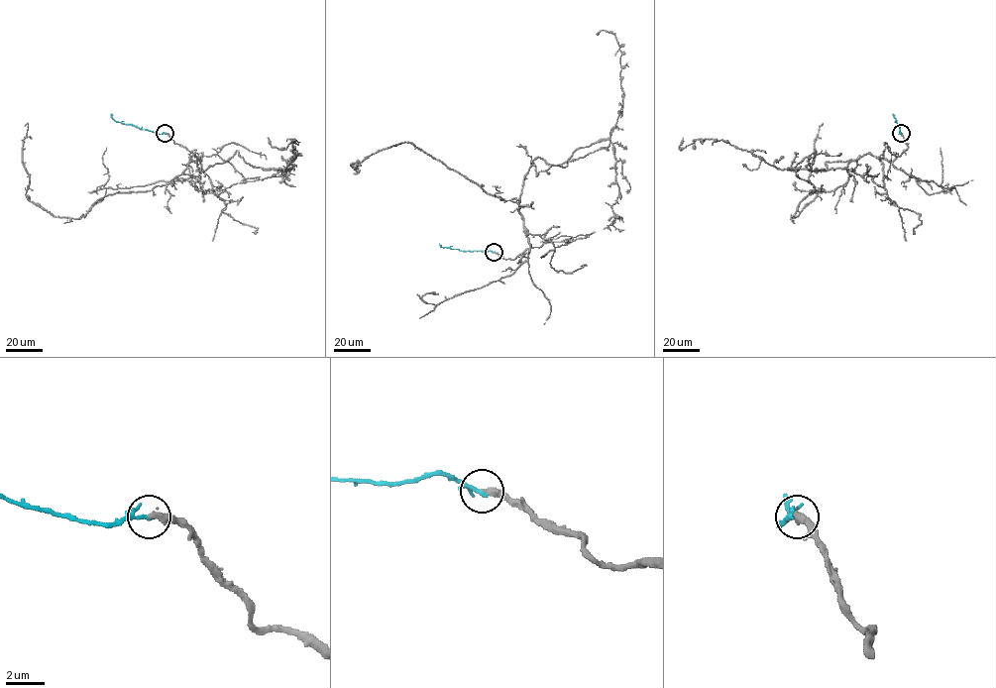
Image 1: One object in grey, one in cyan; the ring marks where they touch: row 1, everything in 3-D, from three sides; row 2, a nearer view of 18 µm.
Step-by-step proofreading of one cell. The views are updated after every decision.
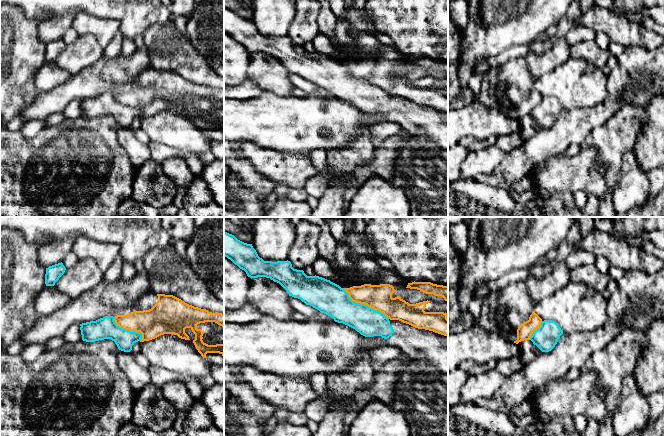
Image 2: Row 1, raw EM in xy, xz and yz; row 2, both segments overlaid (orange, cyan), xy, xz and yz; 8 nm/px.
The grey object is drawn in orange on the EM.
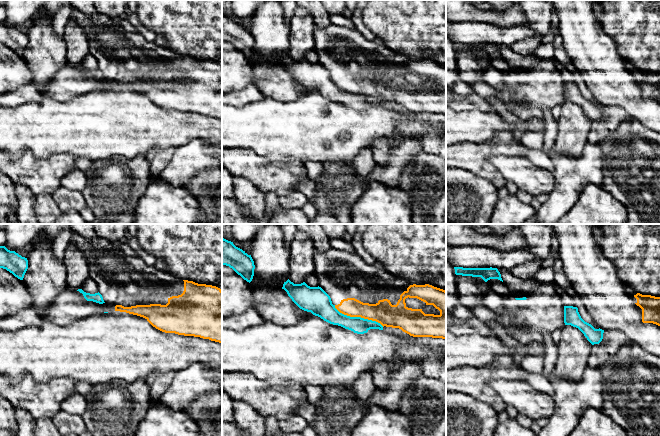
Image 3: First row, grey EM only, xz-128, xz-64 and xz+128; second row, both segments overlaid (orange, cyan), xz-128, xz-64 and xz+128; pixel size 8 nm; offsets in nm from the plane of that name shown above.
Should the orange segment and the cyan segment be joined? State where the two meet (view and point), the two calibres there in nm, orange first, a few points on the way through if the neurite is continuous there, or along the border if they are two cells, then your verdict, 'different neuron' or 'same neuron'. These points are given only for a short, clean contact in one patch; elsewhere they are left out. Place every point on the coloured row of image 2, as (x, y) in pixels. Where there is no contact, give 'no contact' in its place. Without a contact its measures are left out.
meets orange in xz at (365, 304); 200 nm thick on the orange side, 240 nm on the other; border along xz (342, 288), (353, 301), (364, 303), (377, 309), (389, 318); different neuron

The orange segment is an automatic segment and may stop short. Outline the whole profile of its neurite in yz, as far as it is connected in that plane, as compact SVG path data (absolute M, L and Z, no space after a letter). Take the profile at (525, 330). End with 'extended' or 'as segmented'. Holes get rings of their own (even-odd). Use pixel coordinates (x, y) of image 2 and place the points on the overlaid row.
M525 282L511 283L500 291L491 291L484 298L478 325L509 342L518 344L521 341L530 340L532 333L541 326L542 319L535 313L534 307L535 303L529 296Z | extended

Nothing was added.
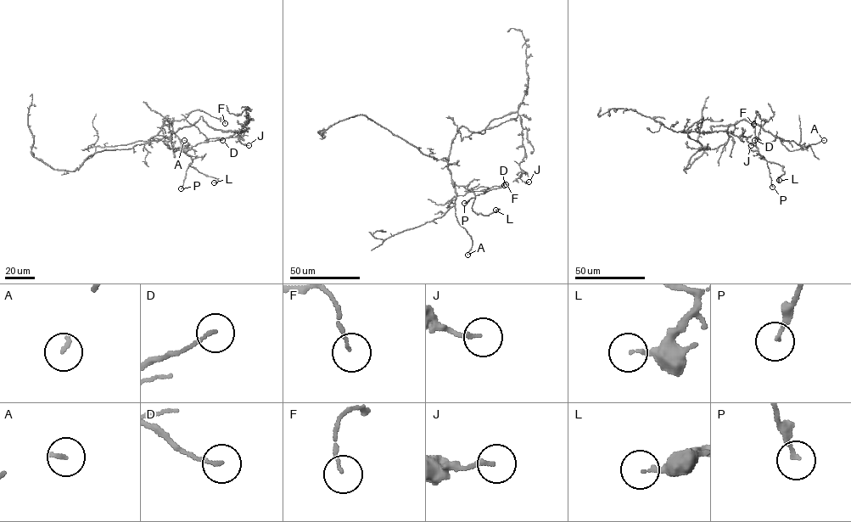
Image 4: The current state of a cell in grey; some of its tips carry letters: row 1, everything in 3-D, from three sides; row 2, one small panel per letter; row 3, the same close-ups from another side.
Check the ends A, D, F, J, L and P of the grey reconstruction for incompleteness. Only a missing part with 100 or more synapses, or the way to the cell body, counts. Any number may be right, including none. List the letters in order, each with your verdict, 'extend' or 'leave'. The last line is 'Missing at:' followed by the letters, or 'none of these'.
A: extend
D: leave
F: leave
J: leave
L: leave
P: leave
Missing at: A

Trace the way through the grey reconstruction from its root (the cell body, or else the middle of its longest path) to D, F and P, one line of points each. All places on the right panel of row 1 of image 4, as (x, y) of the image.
D: (726, 126), (743, 120), (762, 126), (764, 120), (761, 120), (759, 139), (754, 140)
F: (726, 126), (743, 120), (762, 126), (764, 121), (756, 111), (753, 124)
P: (726, 126), (746, 120), (754, 126), (756, 147), (759, 154), (767, 161), (772, 187)

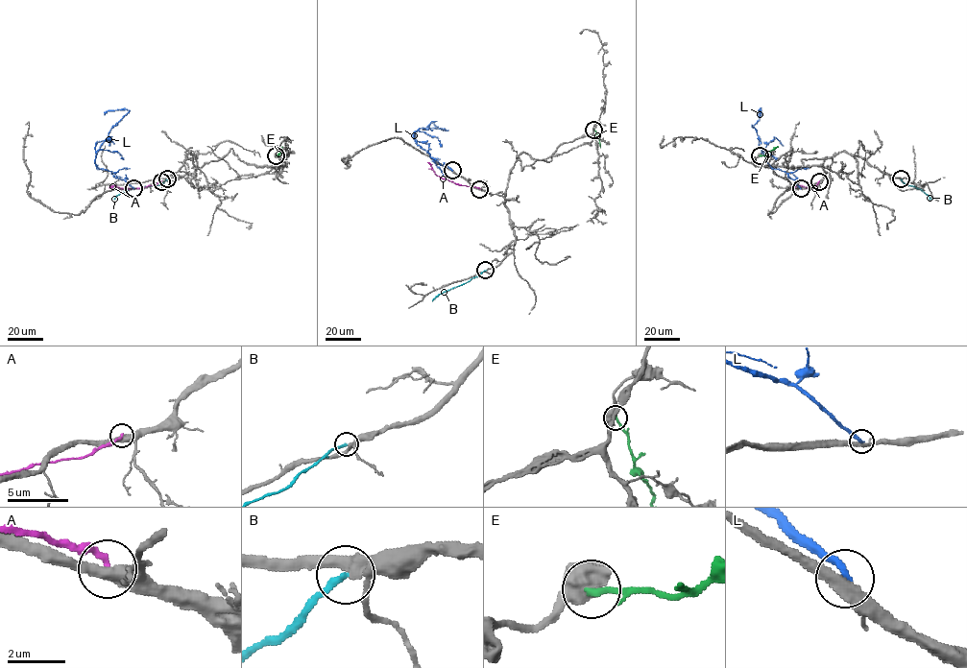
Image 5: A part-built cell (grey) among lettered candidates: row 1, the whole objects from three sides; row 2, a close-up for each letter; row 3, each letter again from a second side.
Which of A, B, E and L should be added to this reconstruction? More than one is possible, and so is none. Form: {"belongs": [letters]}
{"belongs": ["B"]}

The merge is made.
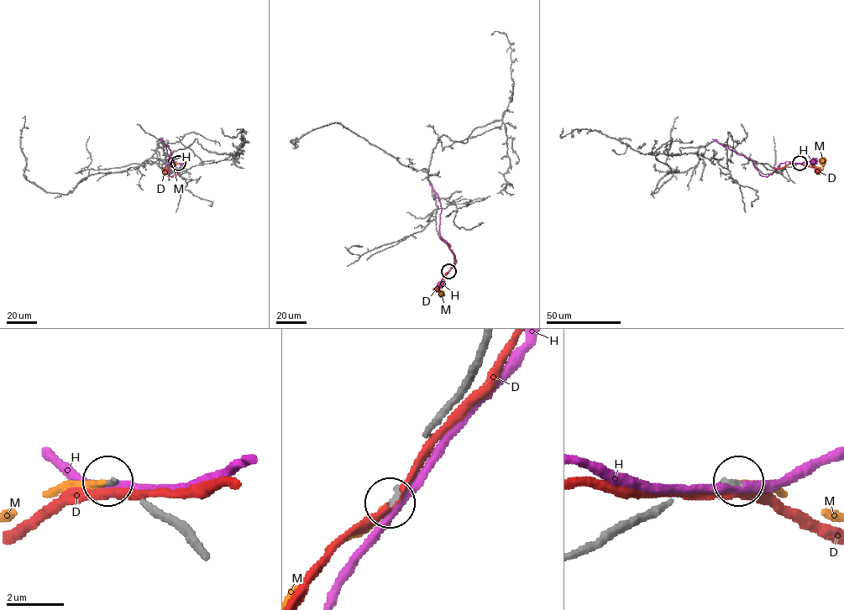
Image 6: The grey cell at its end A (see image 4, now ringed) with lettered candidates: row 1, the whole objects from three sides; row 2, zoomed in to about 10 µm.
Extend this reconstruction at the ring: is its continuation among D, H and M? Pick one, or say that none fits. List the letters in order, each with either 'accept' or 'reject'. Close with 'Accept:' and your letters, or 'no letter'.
D: reject
H: reject
M: accept
Accept: M

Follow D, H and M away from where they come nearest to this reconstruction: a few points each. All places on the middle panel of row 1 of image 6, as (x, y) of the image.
D: (448, 271), (436, 288)
H: (449, 271), (440, 283)
M: (448, 271), (439, 284), (441, 293)

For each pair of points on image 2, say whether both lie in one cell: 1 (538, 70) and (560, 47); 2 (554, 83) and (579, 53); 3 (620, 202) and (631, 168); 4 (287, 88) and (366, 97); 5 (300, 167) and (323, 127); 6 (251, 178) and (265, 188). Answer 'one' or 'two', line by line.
1: one
2: two
3: one
4: two
5: two
6: one

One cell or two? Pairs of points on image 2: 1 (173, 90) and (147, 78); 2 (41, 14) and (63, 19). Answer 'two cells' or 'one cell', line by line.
1: one cell
2: two cells

